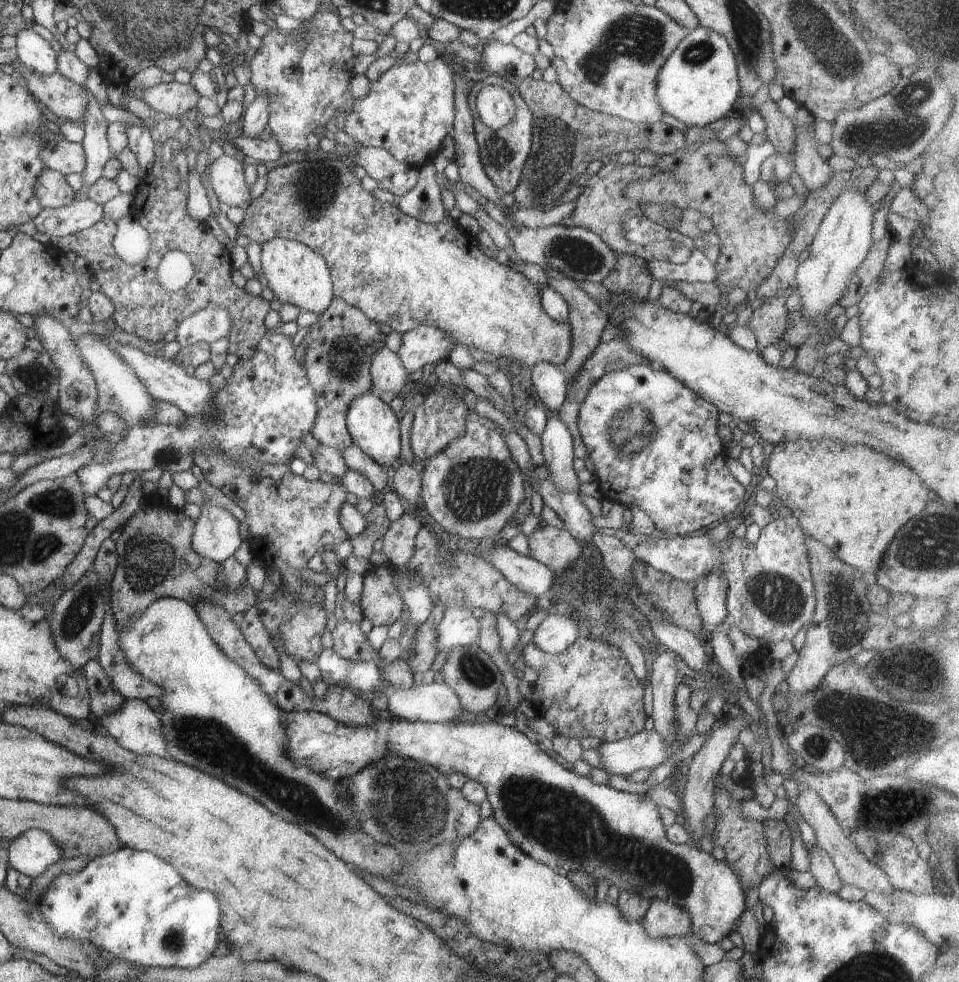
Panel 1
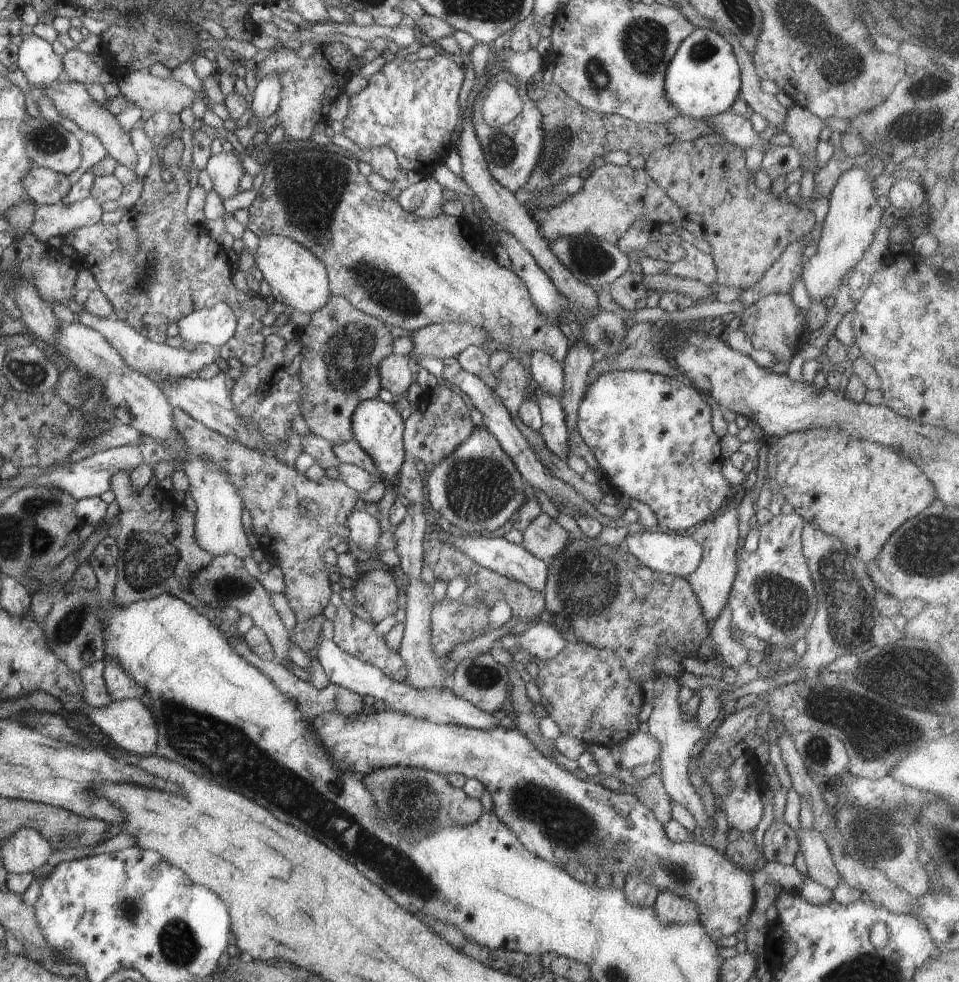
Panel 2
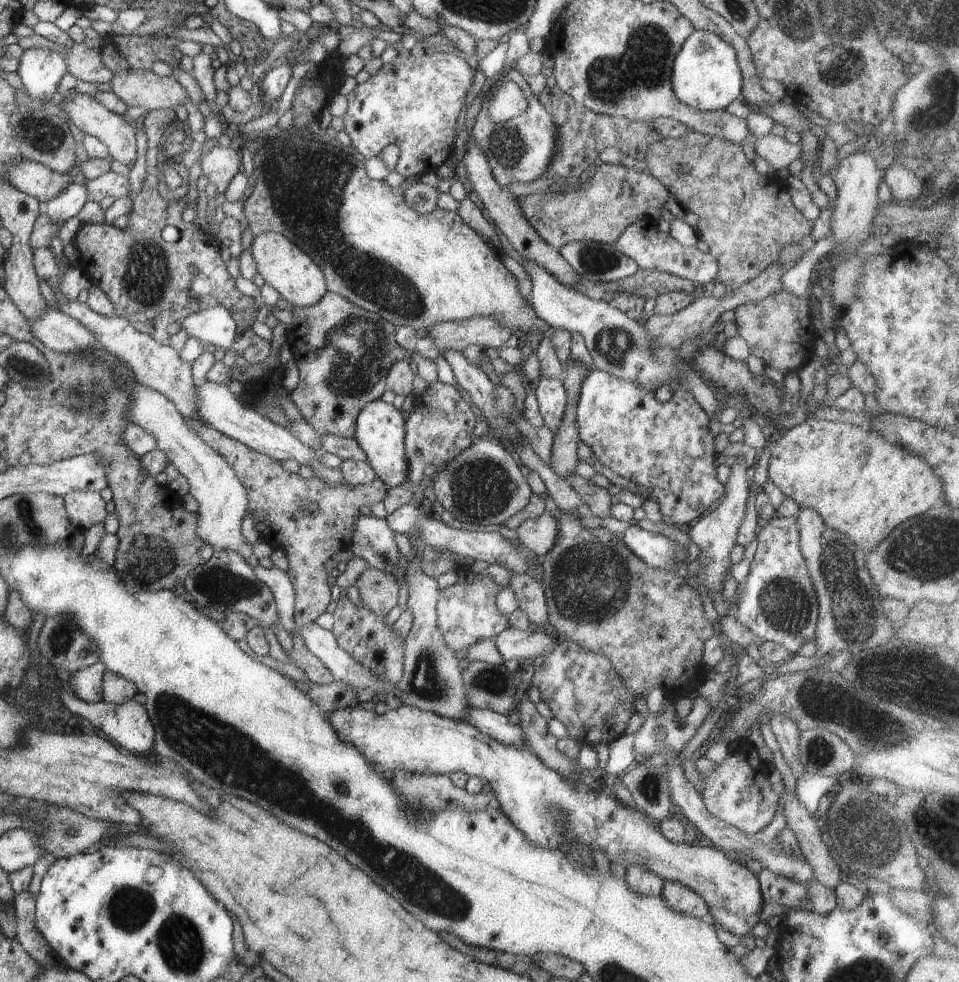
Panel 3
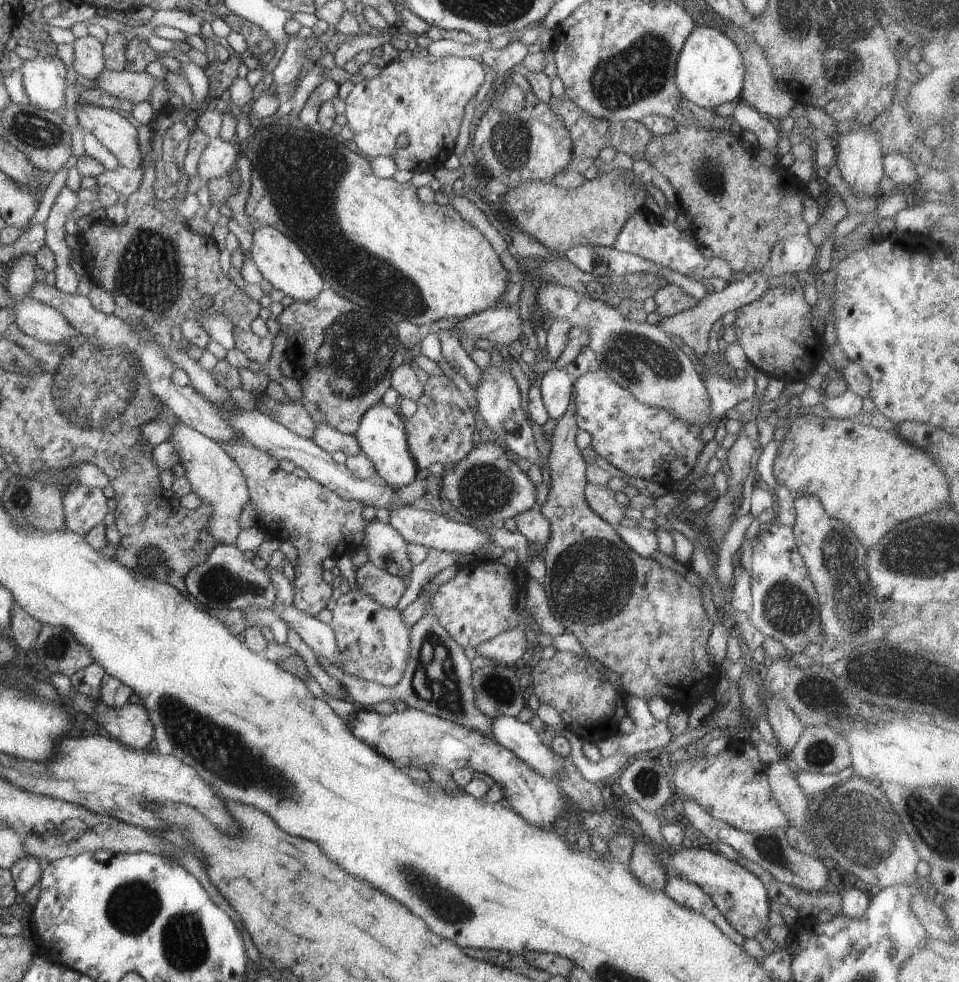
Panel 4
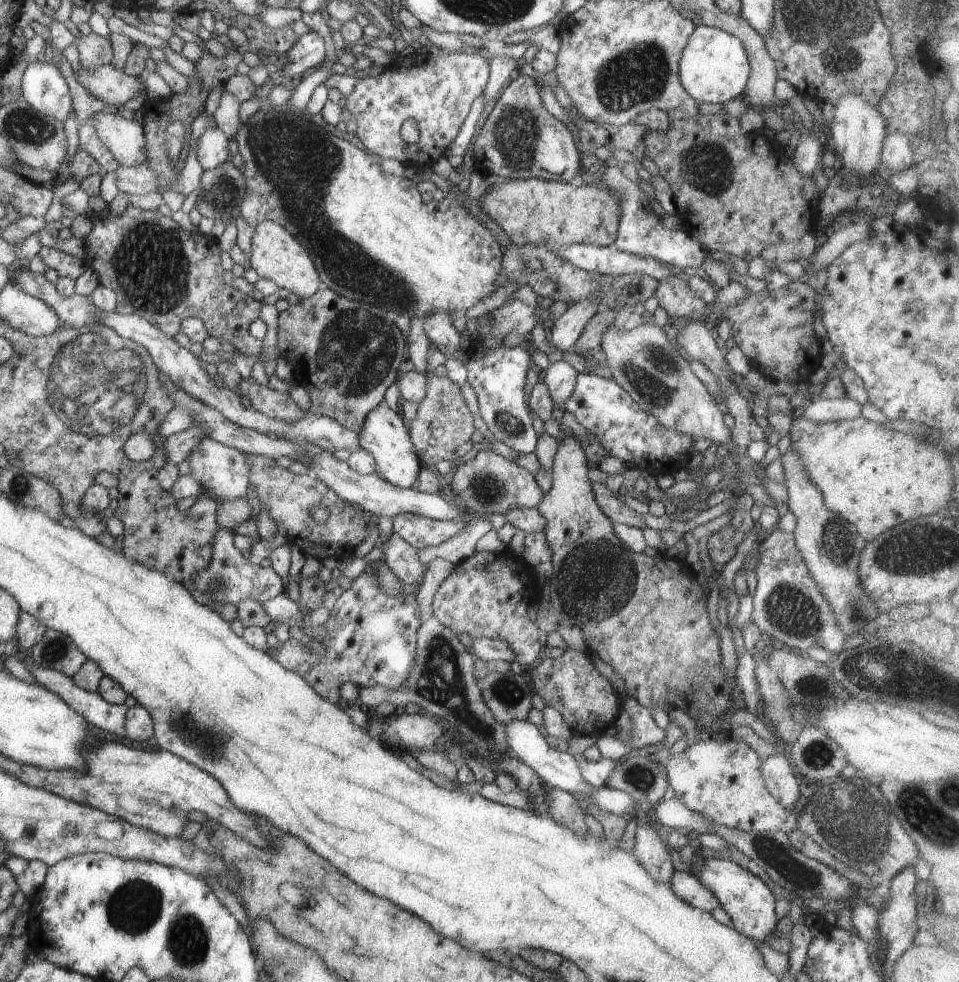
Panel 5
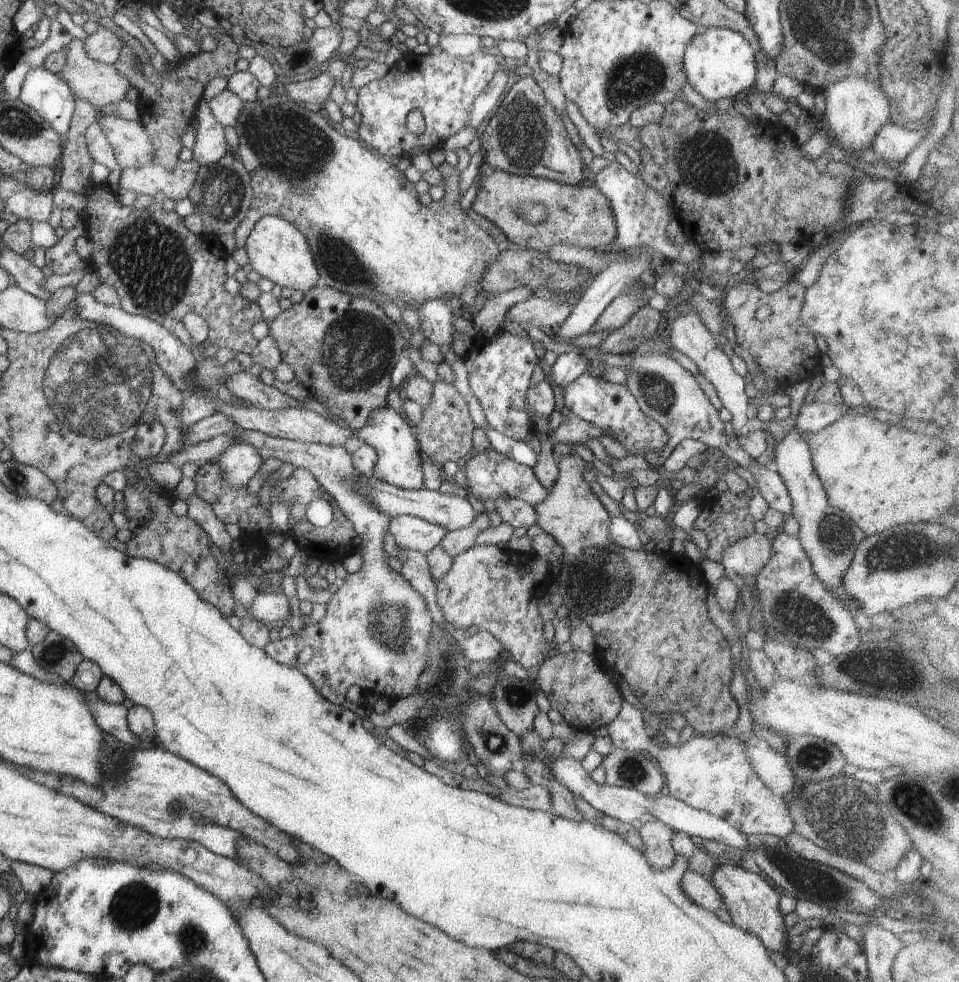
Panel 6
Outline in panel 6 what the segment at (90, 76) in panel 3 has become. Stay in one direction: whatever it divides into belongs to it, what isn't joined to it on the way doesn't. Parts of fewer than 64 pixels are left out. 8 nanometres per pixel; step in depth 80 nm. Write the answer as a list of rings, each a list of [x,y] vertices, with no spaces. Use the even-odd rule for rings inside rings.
[[[100,27],[83,41],[86,54],[95,61],[114,65],[125,42],[109,28]]]

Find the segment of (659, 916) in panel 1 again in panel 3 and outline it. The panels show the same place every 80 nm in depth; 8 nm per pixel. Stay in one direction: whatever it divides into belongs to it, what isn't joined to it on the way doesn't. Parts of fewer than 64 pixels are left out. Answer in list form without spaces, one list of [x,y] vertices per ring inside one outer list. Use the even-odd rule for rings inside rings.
[[[666,881],[661,890],[661,899],[674,912],[684,913],[701,921],[708,916],[709,908],[705,900],[678,883]]]

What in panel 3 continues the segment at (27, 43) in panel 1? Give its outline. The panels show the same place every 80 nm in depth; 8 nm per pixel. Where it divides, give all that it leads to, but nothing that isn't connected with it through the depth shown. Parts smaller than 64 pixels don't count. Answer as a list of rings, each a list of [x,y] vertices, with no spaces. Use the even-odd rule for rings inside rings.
[[[32,47],[23,50],[23,54],[19,58],[17,73],[31,99],[50,97],[57,100],[57,88],[60,79],[67,73],[67,62],[64,55],[50,47]]]

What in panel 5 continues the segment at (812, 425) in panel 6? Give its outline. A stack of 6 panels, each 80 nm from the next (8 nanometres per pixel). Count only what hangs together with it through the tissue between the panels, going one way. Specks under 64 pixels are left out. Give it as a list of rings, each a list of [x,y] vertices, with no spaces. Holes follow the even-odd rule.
[[[846,394],[839,399],[820,399],[818,402],[809,402],[800,410],[808,420],[823,423],[824,421],[839,421],[857,419],[861,416],[862,405]]]

